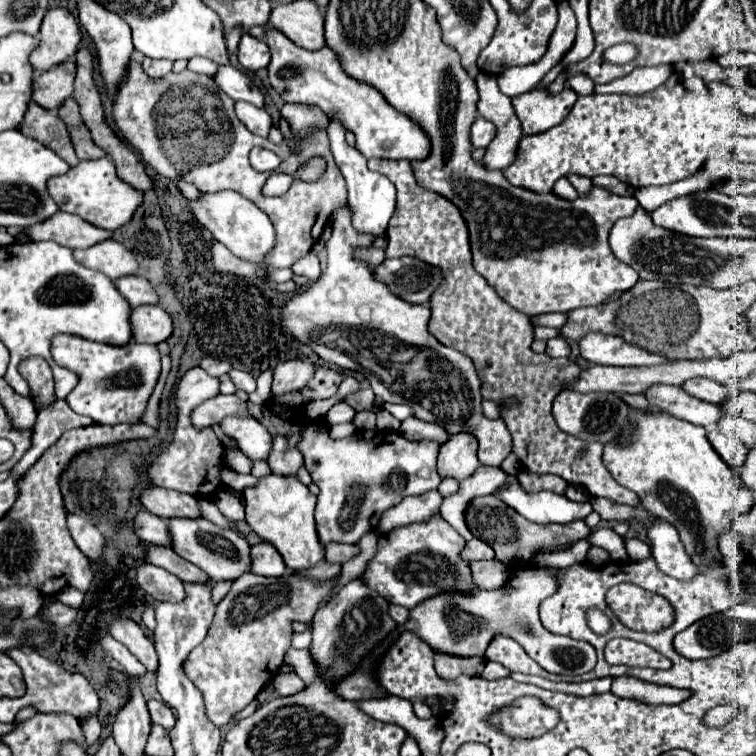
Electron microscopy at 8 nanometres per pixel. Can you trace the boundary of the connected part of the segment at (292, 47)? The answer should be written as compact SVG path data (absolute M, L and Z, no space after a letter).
M270 30L266 34L266 44L270 46L270 54L272 60L268 64L268 80L270 86L282 96L284 102L300 102L300 104L316 104L320 106L326 114L336 114L346 130L352 130L356 136L356 150L366 156L366 158L406 158L406 160L424 160L430 152L430 140L424 134L424 130L420 130L410 118L406 118L404 114L400 114L398 110L394 110L380 92L376 92L376 88L362 84L350 76L346 76L346 72L342 70L336 54L330 48L320 48L320 50L304 50L298 48L296 44L292 44L282 32Z

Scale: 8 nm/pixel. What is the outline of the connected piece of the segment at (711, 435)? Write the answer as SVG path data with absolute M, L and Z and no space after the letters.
M710 430L710 432L708 432L708 440L710 440L710 444L714 446L714 450L716 450L736 472L742 470L742 464L744 464L744 460L746 460L748 448L746 448L740 440L728 438L728 436L724 436L724 434L718 432L718 430Z

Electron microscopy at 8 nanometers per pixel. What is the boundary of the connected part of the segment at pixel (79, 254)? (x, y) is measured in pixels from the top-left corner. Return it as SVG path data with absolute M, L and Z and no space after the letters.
M106 240L84 250L74 250L74 260L78 260L82 266L106 274L110 280L136 274L138 270L138 262L134 260L132 252L116 240Z

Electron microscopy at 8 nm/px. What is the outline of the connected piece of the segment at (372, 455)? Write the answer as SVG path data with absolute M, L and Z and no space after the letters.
M290 392L278 398L280 402L292 406L292 412L282 414L286 420L298 420L302 426L302 442L298 448L304 454L304 464L318 484L318 504L316 504L316 530L322 544L328 542L358 542L366 532L374 530L382 512L396 506L406 496L418 496L436 490L440 484L436 456L440 444L434 440L406 440L400 432L378 432L370 442L358 440L354 436L332 440L328 436L330 428L318 420L300 418L300 408L304 398L300 392Z

